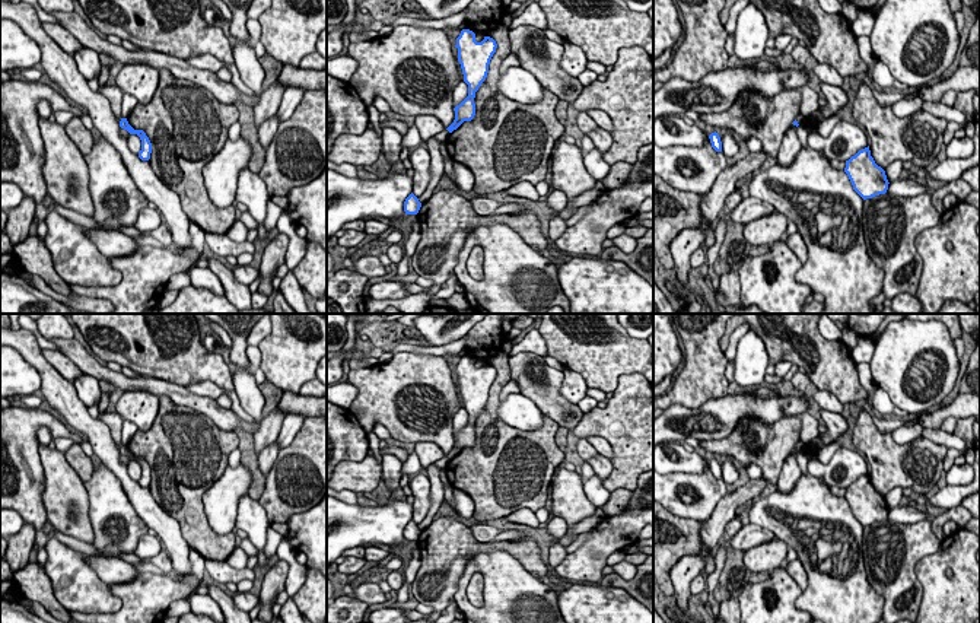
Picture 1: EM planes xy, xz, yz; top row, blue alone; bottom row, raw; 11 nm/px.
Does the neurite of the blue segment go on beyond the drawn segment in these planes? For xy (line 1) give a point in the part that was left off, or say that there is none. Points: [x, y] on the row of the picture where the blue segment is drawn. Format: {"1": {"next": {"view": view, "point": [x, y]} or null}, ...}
{"1": {"next": null}}

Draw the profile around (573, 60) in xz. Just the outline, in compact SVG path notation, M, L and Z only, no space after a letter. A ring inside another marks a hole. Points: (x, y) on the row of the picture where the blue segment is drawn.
M564 42L564 51L561 55L561 69L572 77L578 77L583 70L586 70L588 58L580 47Z

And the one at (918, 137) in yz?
M859 82L852 114L871 139L871 156L882 169L894 160L910 160L913 166L926 169L944 144L948 121L919 109L898 118L892 105L882 107L865 82Z

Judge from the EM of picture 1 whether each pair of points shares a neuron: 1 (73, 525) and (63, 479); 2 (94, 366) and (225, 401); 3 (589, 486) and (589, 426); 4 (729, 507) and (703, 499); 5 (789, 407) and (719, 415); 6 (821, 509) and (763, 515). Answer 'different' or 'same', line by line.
1: same
2: different
3: different
4: different
5: same
6: same

